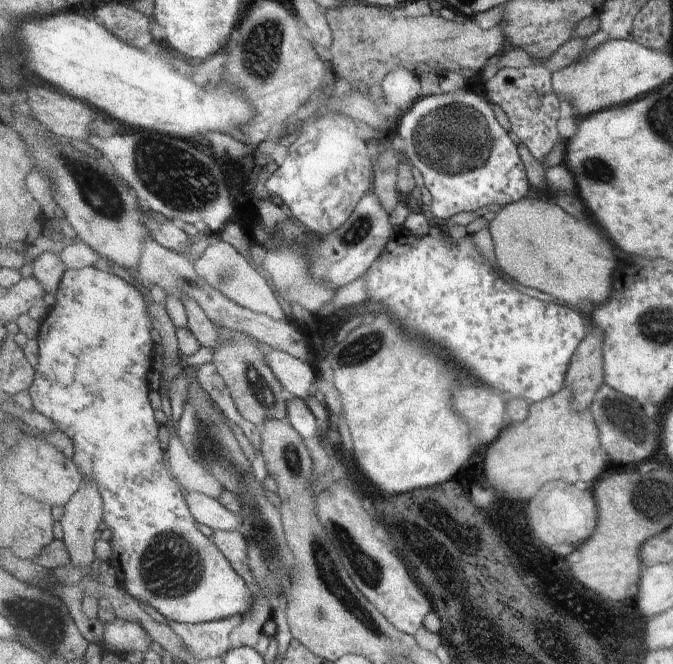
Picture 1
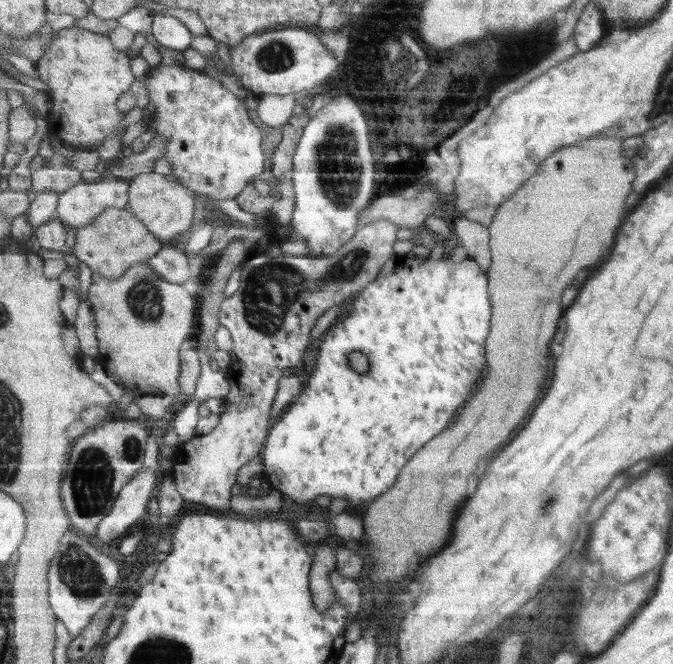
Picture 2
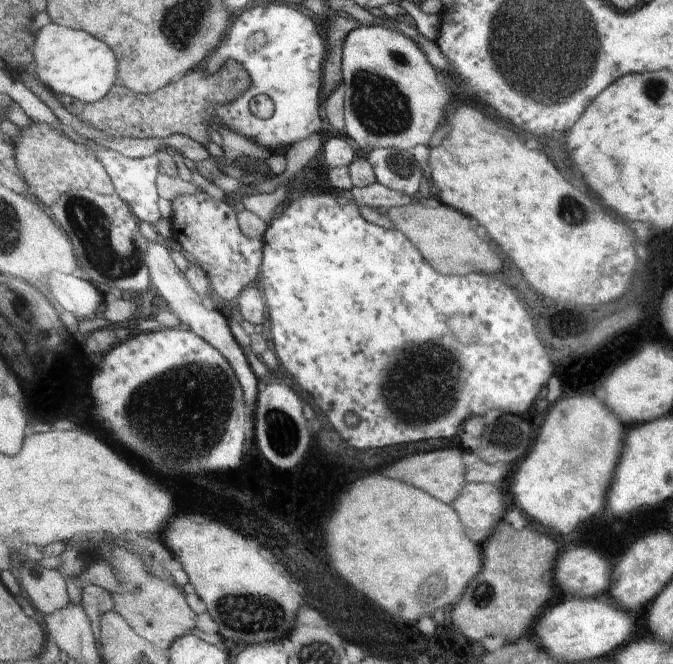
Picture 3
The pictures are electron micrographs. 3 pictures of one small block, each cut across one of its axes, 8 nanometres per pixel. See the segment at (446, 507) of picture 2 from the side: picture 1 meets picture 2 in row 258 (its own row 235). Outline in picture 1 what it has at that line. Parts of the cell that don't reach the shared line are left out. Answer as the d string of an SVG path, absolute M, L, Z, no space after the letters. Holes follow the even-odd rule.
M525 197L502 207L489 222L488 229L494 238L496 260L501 270L521 284L575 306L579 306L581 300L591 300L593 304L609 300L617 258L613 254L613 244L607 236L601 236L597 226L587 224L582 218L577 222L557 203Z

